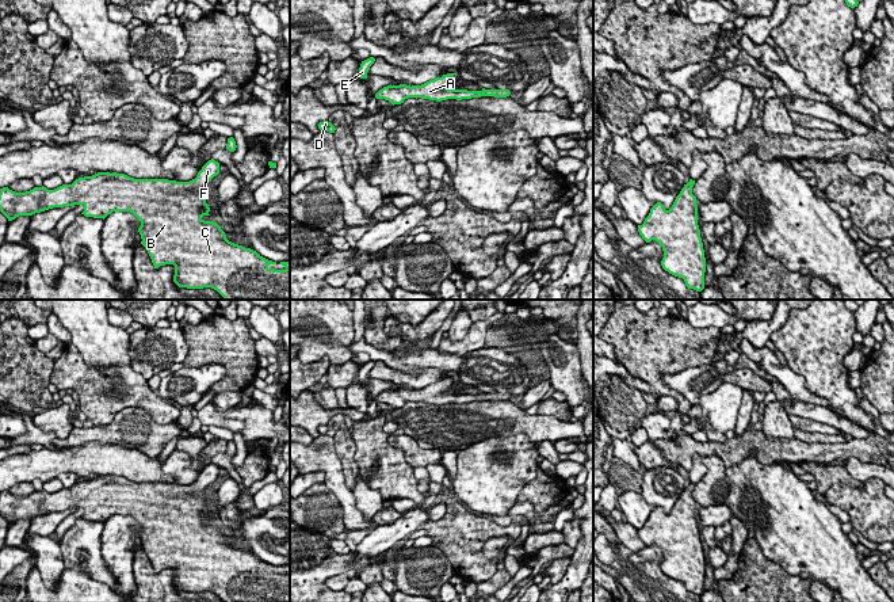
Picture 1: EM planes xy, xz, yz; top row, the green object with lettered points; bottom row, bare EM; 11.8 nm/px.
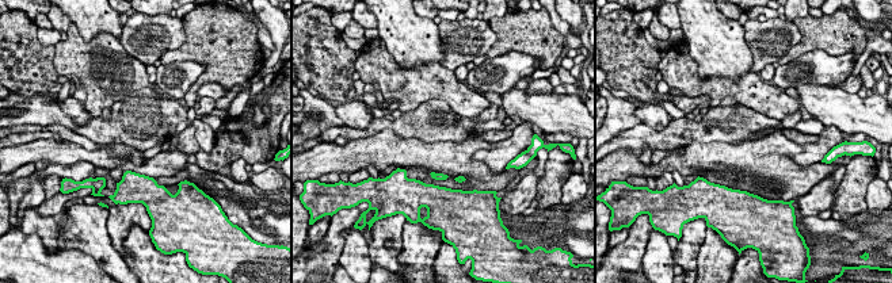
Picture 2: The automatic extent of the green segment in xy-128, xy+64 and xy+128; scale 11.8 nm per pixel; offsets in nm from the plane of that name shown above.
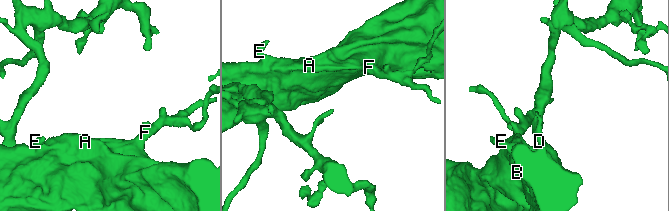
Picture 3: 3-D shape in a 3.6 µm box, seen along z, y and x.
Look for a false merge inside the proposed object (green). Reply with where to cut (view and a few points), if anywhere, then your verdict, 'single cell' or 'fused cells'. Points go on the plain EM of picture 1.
no cut; single cell

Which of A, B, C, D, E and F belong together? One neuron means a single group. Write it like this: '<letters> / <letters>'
A B C D E F

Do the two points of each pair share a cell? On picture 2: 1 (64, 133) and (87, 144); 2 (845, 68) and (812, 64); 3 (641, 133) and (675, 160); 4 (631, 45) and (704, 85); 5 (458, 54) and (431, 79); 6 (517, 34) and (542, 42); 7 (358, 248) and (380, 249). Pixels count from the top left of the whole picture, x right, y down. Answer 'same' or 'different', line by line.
1: same
2: same
3: different
4: different
5: different
6: same
7: different

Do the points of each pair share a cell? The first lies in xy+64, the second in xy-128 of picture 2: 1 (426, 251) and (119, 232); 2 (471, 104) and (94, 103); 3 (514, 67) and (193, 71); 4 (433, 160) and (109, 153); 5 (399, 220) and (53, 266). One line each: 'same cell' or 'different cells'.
1: same cell
2: same cell
3: same cell
4: same cell
5: different cells

